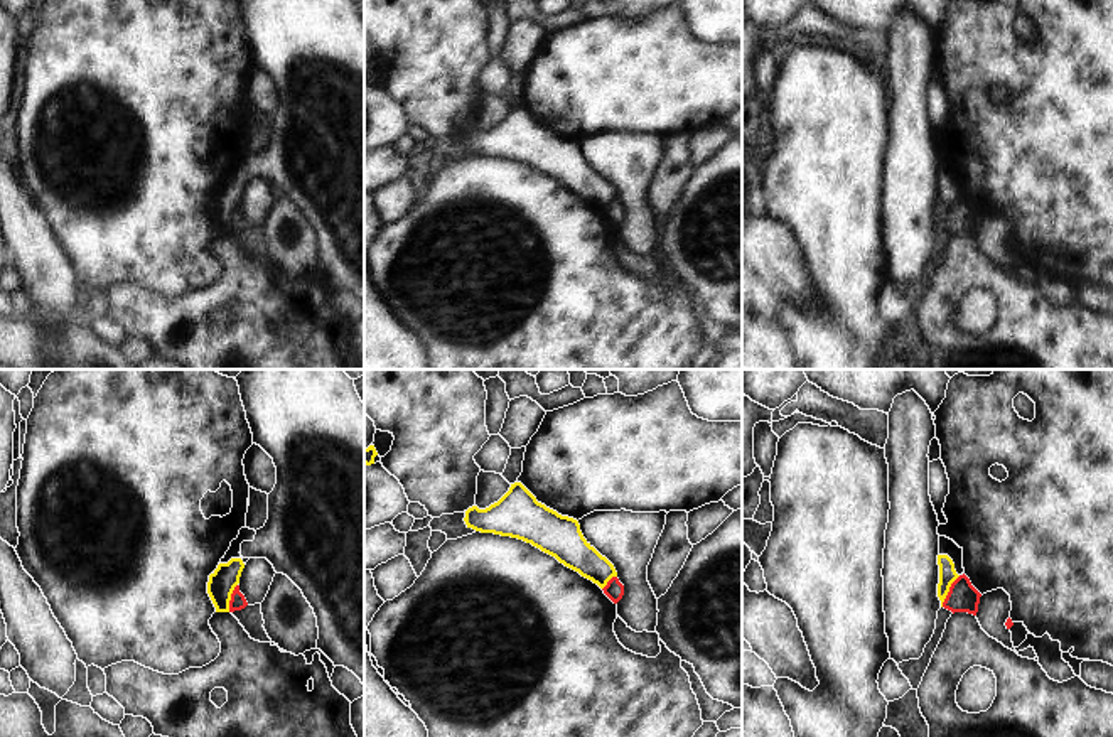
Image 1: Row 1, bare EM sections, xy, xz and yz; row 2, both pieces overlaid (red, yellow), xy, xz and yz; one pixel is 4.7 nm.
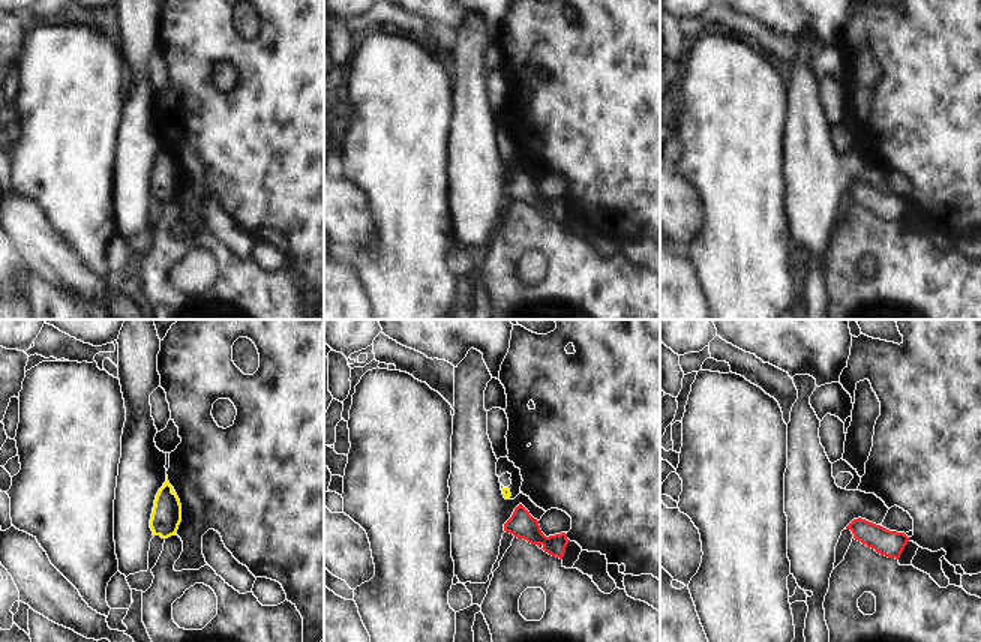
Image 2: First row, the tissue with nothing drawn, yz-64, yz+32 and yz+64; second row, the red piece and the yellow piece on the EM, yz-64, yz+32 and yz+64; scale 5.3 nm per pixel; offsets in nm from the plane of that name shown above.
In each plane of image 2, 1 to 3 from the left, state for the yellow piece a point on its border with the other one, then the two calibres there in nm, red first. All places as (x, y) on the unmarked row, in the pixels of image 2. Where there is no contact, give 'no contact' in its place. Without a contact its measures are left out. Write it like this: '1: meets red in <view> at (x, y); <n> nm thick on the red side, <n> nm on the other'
1: no contact
2: no contact
3: no contact

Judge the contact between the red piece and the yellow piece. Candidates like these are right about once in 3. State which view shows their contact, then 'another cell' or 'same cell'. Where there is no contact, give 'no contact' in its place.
yz | another cell

